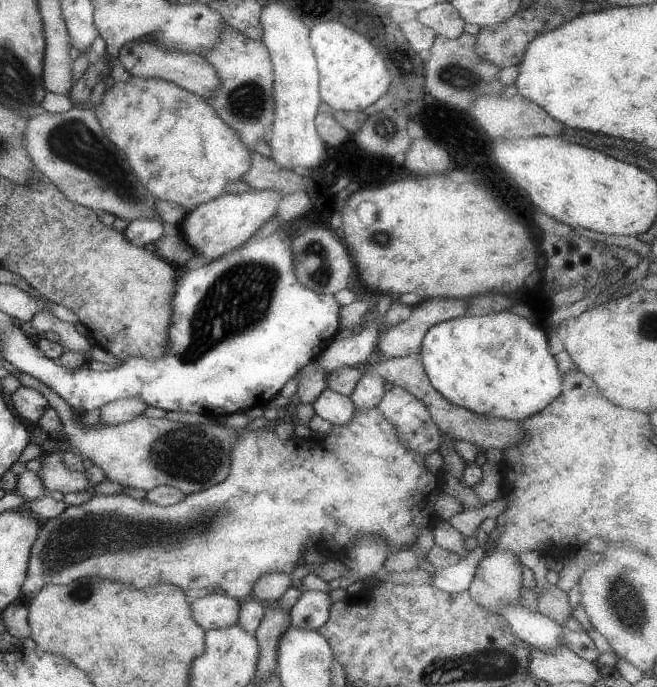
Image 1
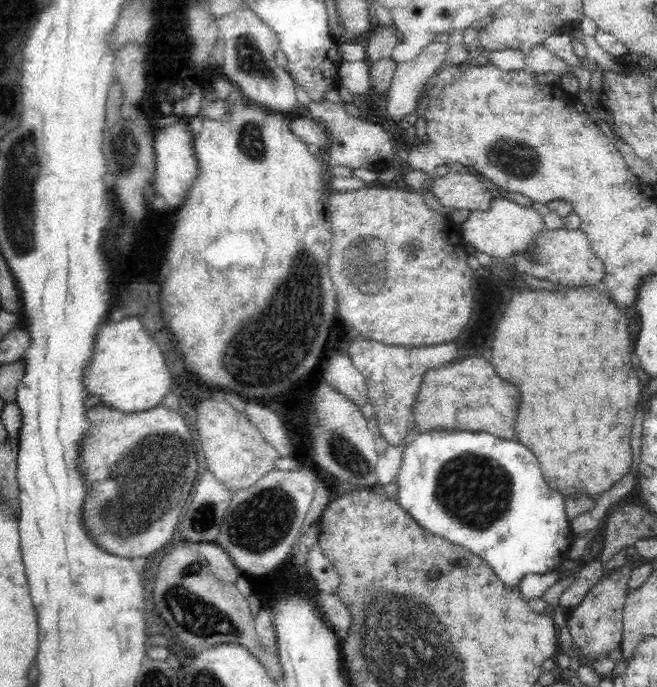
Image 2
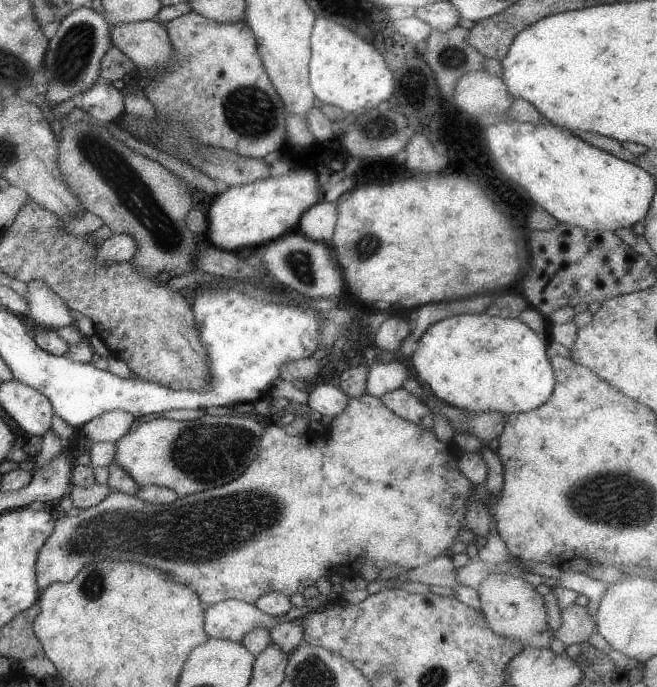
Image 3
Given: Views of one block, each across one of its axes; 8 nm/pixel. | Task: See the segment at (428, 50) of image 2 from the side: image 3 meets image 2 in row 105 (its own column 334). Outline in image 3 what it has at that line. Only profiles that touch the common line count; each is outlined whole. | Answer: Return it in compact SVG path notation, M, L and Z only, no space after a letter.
M320 383L309 394L307 404L317 416L330 415L336 417L346 410L349 396L342 389L332 384Z

